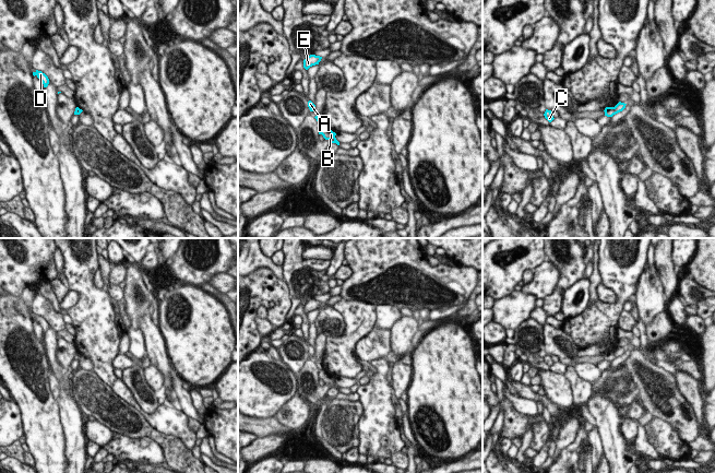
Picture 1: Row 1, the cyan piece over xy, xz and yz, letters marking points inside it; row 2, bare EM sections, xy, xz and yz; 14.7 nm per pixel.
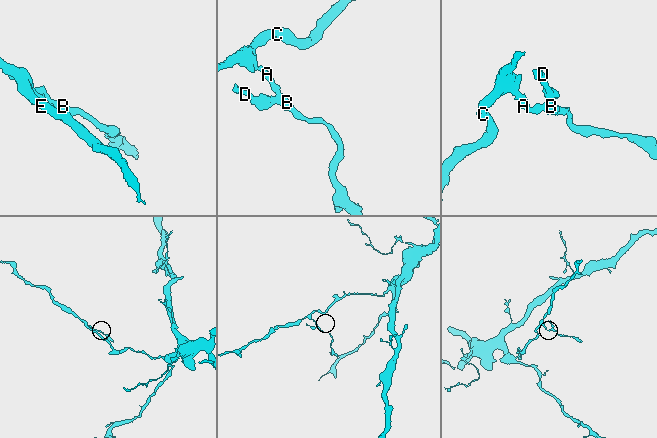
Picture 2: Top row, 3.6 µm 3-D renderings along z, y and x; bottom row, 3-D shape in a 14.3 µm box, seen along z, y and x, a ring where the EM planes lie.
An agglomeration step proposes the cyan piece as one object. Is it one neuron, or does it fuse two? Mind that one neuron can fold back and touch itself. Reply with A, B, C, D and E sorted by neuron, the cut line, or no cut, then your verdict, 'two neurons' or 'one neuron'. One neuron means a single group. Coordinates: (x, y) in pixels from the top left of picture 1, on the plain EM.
A C E / B D | yz (612, 352), (616, 357) | two neurons

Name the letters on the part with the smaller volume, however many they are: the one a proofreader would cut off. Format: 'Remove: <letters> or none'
Remove: B, D

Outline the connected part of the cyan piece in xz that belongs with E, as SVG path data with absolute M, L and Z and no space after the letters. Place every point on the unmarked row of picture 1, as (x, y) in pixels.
M315 299L307 300L307 303L303 305L303 312L308 315L310 311L319 309L321 304L322 301Z

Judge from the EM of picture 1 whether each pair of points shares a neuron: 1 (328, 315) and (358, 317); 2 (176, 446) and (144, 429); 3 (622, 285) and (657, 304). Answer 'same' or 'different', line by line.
1: different
2: same
3: different

